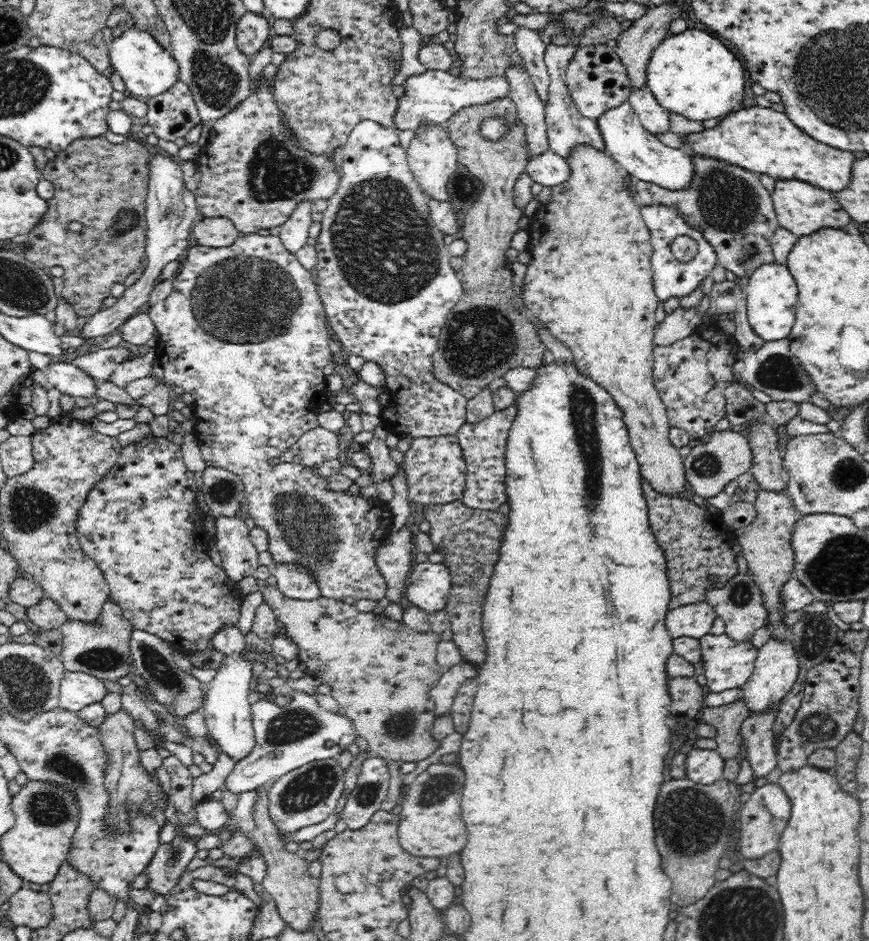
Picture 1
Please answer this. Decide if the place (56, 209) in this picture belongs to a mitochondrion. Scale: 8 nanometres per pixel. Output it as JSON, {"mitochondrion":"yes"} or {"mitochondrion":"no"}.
{"mitochondrion":"no"}

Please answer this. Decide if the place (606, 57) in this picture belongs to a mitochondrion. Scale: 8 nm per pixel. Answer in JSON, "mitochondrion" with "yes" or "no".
{"mitochondrion":"no"}

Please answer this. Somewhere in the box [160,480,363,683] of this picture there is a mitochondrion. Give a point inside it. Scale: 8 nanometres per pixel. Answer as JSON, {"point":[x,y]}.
{"point":[307,527]}

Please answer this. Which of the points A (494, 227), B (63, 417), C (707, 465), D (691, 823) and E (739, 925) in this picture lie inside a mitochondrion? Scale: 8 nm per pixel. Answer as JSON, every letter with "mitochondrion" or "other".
{"A":"other","B":"other","C":"mitochondrion","D":"mitochondrion","E":"mitochondrion"}

